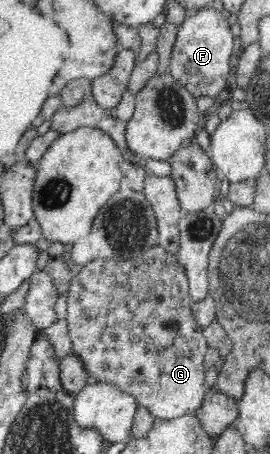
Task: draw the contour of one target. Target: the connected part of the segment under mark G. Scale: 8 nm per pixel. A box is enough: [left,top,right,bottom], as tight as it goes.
[67,242,208,419]

